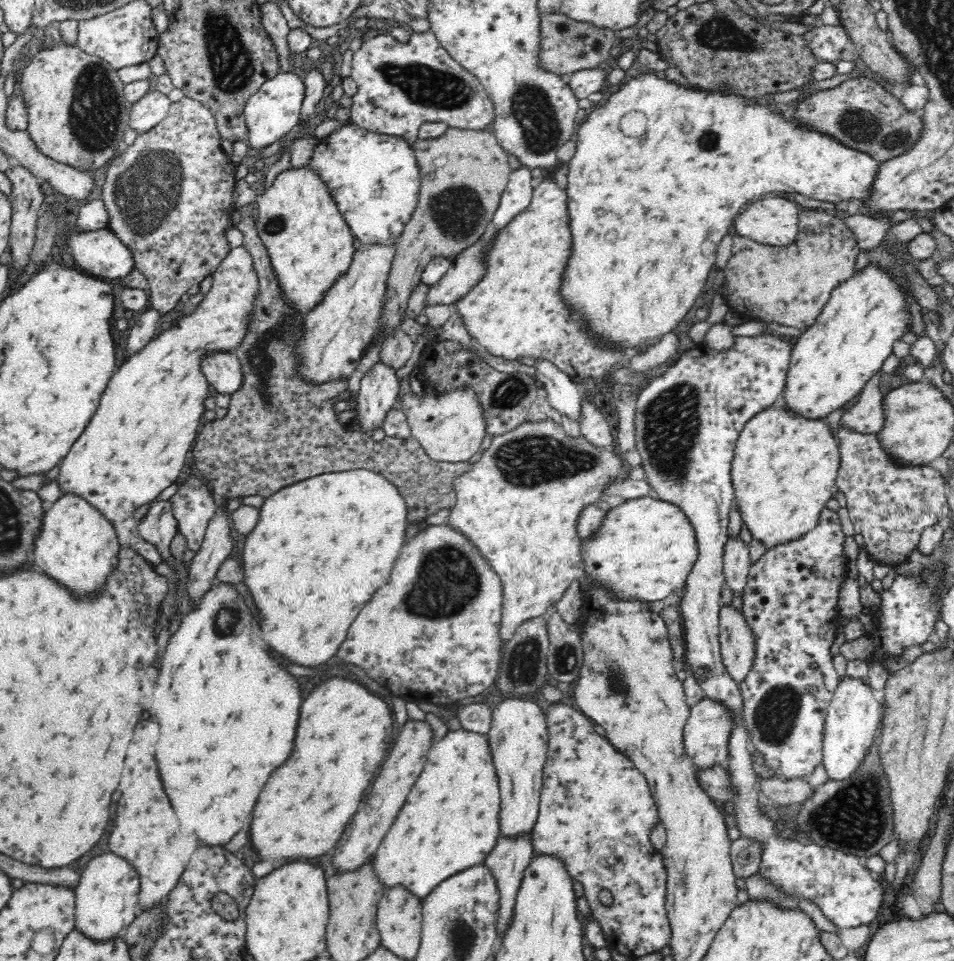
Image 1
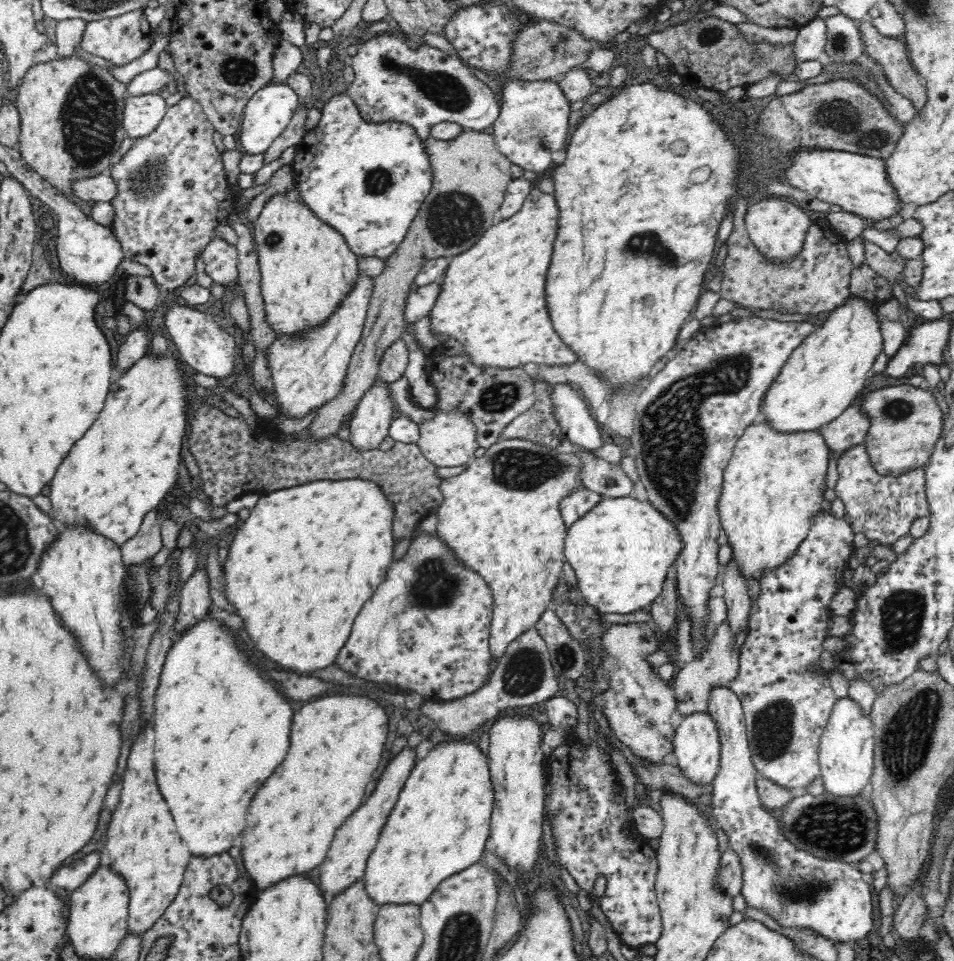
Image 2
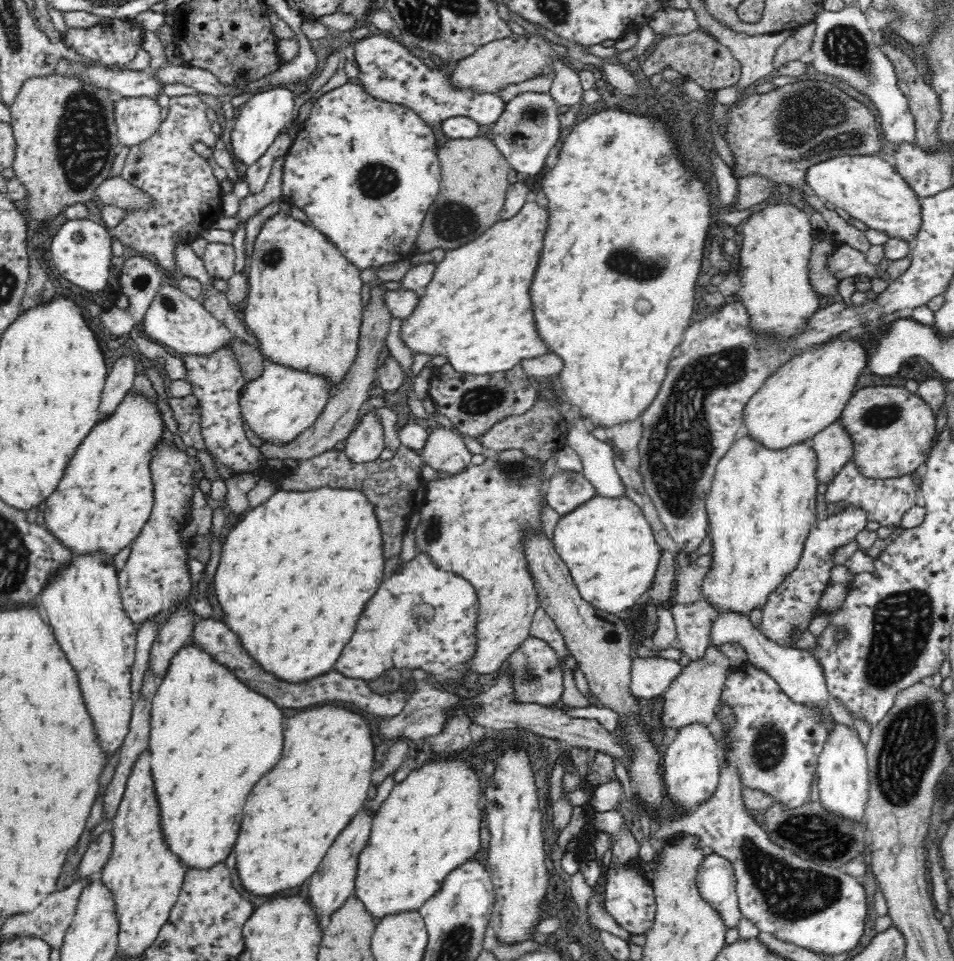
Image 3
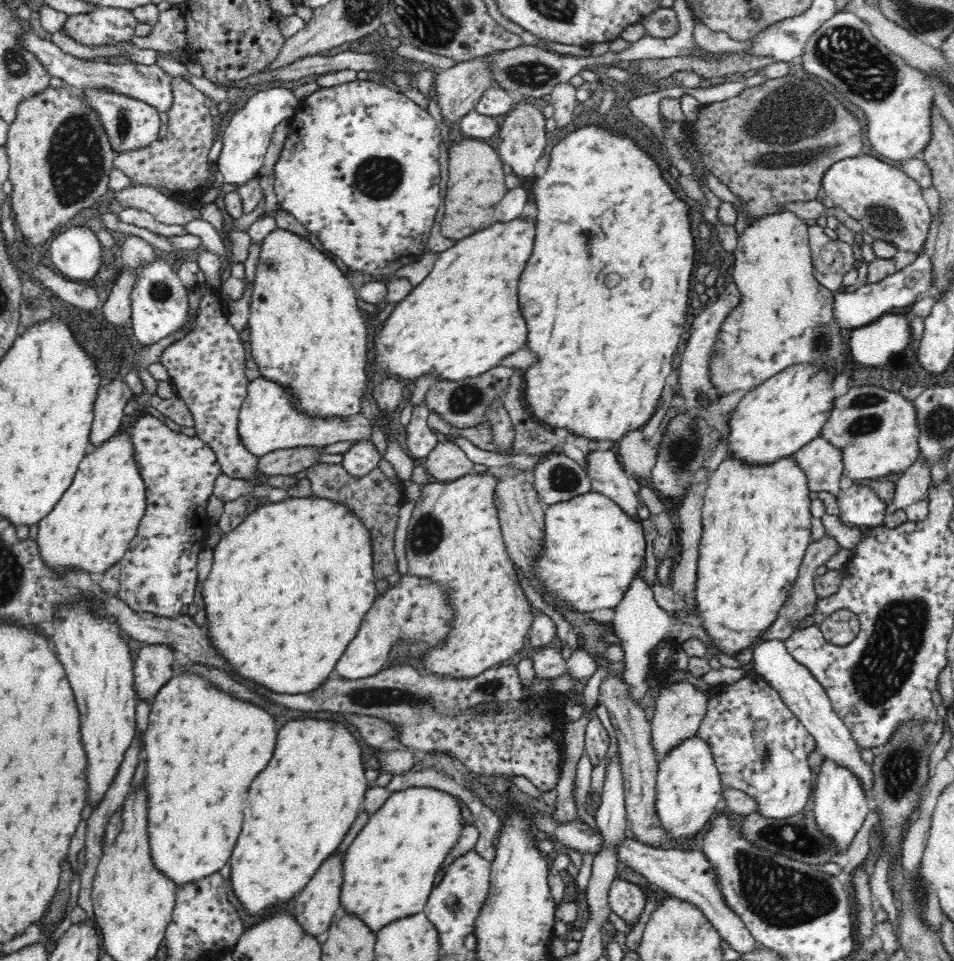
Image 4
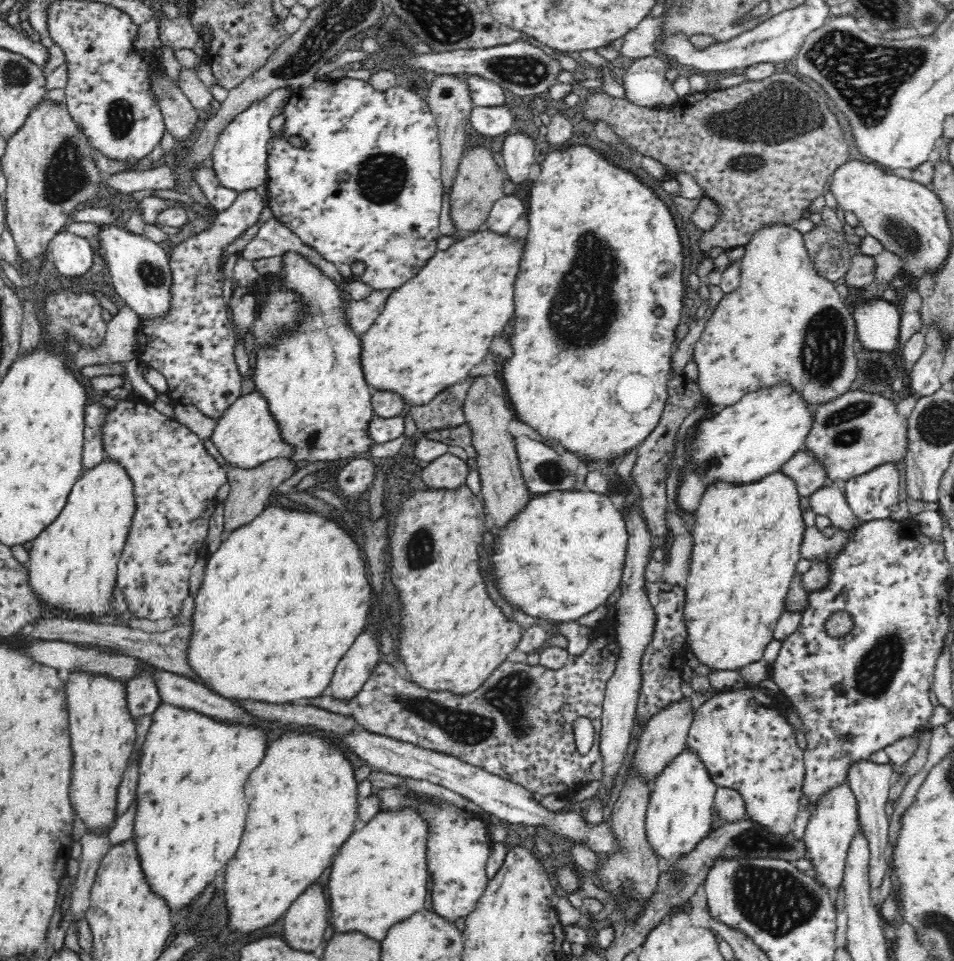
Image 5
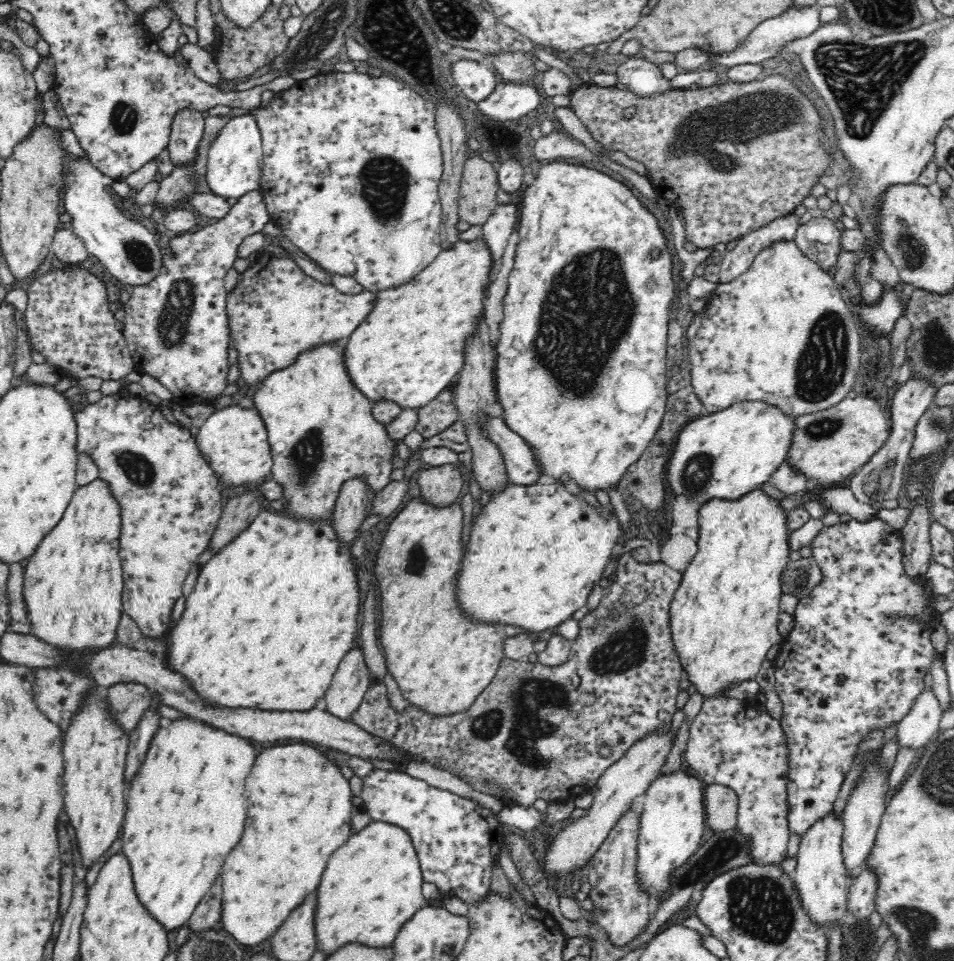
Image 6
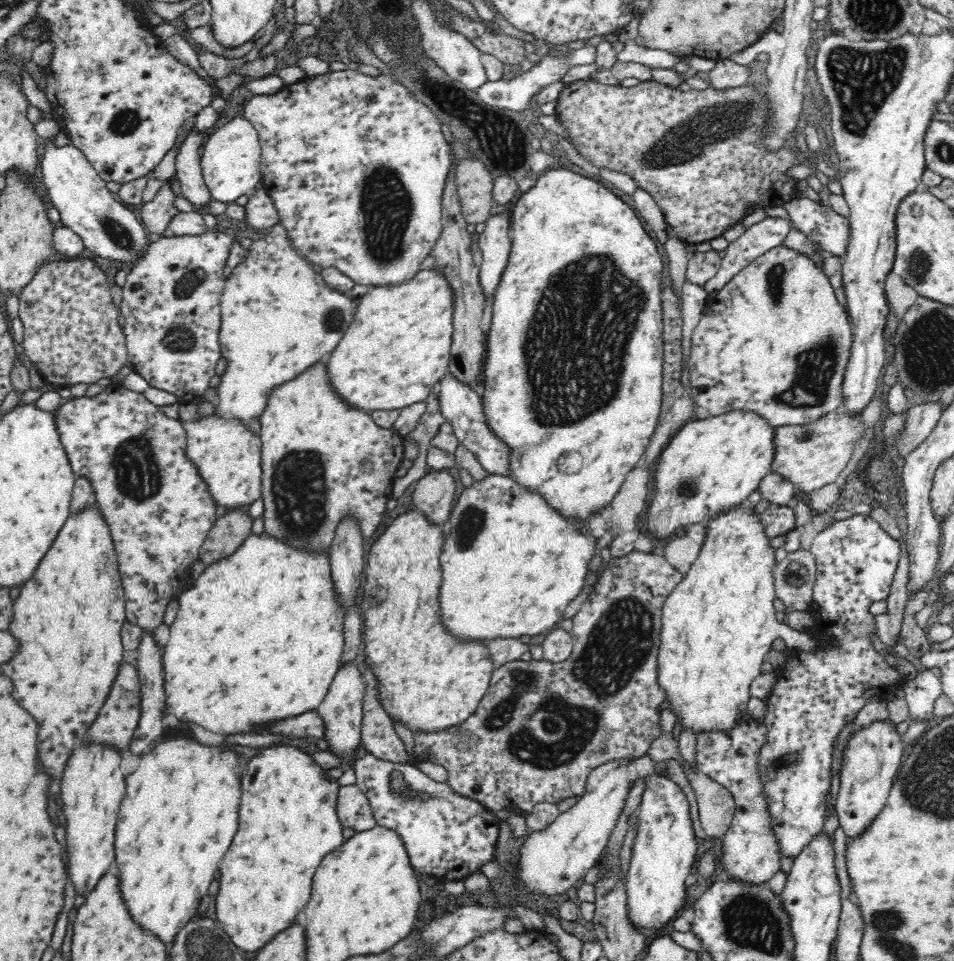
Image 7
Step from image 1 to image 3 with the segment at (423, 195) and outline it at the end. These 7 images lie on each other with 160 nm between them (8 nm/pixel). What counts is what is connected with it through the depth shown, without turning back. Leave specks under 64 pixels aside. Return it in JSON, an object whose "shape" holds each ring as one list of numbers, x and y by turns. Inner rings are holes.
{"shape":[[484,136,471,139,446,139,436,149,442,166,440,194,426,210,424,222,413,242,413,252,426,254,432,250,456,250,476,240,492,224,496,224,506,200,508,174,512,168,500,150],[378,286,371,288,370,300,368,300,368,304,363,306,361,314,356,356,344,376,339,380,339,383,335,385,332,396,328,399,320,416,317,416,316,422,311,427,305,428,304,432,298,434,288,444,278,446,278,444,263,442,259,446,259,452,265,458,280,459,282,461,286,458,293,460,307,459,326,452,338,442,345,440,348,434,352,432,362,404,368,398,371,398,370,390,372,390,374,380,376,380,376,370,380,366,380,356,382,356,382,350,386,346,386,338,388,338,388,332,390,332,390,322,394,320,392,311,386,305,386,294,388,292,390,292,388,288]]}

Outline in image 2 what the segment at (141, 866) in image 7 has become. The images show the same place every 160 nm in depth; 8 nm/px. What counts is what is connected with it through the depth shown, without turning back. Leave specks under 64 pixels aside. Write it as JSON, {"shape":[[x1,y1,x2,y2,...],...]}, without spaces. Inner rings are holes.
{"shape":[[209,612,203,619,196,621,194,626,186,629,186,632,179,634,178,641,174,643,168,652,164,662,163,669,159,676,159,684,154,696,154,724,156,724,156,778,160,784,160,792,164,794,166,802,172,808,172,816,176,820,178,832,184,838,184,842,188,842,188,848,193,855,216,854,216,852,224,852,232,846,234,838,240,836,240,832,246,826,246,814,248,814,248,806,254,800,256,792,260,790,260,786,272,776,272,772,284,762,288,748,290,748,290,726,292,726,292,718,294,718,294,708,290,704,290,700,278,692,276,684,266,680,258,666,252,662,250,654,242,650,242,644,238,640,238,636,232,632,232,628,218,620,214,616,214,612]]}

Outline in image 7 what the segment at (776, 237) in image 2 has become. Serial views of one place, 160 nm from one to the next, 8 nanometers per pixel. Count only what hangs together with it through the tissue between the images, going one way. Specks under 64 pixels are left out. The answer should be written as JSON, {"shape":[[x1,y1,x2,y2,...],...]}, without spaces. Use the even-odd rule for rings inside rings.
{"shape":[[782,243,776,248,771,248,762,256,758,256,754,262,737,272,733,278,720,290,708,293,701,319,692,331,691,353,688,362,689,367,689,393,698,407,705,408,709,416,718,416,723,412,736,409,752,409,764,415,776,428,794,424,808,424,818,420,827,412,840,408,844,400,842,384,846,376,846,366,850,360,852,342,854,342,854,328,850,320,846,306,842,306,836,298,833,285,823,269,818,267,805,254,796,252]]}

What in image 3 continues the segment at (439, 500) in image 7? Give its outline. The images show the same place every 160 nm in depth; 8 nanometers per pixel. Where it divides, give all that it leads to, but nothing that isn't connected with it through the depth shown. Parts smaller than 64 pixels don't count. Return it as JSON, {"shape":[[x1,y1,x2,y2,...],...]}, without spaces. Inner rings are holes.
{"shape":[[454,425,429,426,424,446,418,451,428,466,452,475,470,465,473,455,466,445,463,432]]}

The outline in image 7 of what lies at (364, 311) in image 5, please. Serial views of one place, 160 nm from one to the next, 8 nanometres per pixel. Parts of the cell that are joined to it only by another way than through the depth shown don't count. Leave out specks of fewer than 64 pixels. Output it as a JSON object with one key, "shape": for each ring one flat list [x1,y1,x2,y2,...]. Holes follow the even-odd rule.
{"shape":[[280,223,272,226,264,238,252,242,252,246,246,249,246,258,225,280,220,300,222,326,219,337,226,368,216,388,219,404,215,413,240,418,247,426,252,420,259,419,267,394,274,385,290,380,296,373,335,351,354,322,358,304,359,298,329,287,320,273,313,270,312,264,293,248]]}

